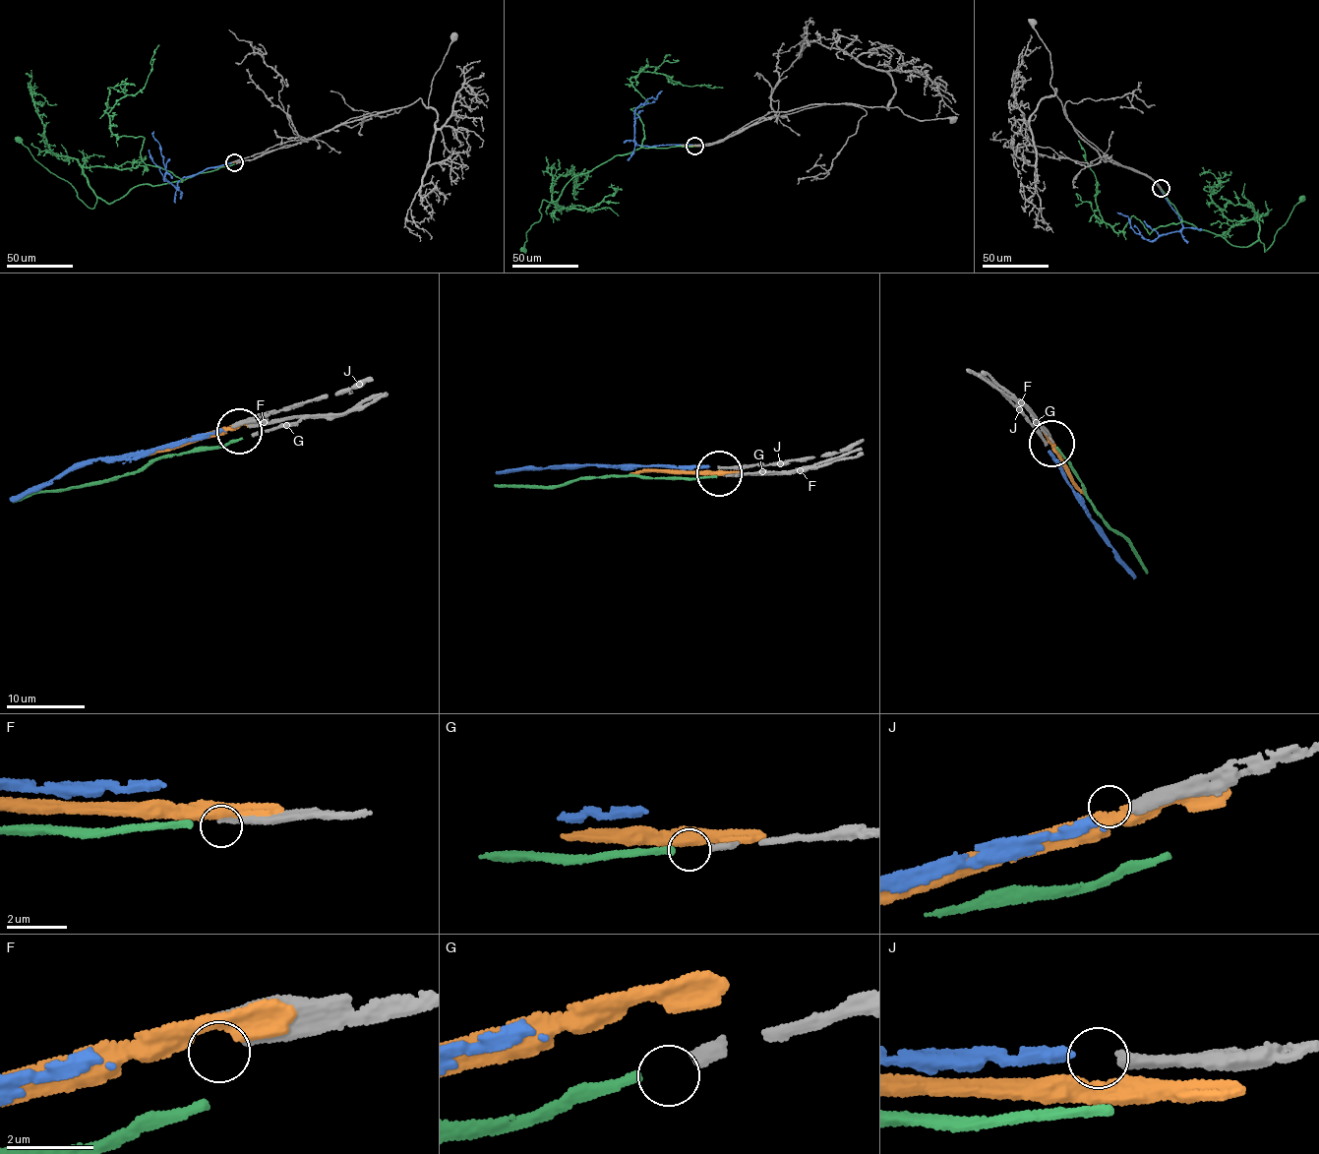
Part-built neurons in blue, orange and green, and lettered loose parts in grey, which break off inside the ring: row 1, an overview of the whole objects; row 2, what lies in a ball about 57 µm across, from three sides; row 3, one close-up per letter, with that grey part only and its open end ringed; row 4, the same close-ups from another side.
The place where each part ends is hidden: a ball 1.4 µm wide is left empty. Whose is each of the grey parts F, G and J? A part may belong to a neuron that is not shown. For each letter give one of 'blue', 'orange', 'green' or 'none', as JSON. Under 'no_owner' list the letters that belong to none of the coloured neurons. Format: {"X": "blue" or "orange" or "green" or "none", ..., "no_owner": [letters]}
{"F": "none", "G": "green", "J": "blue", "no_owner": ["F"]}

